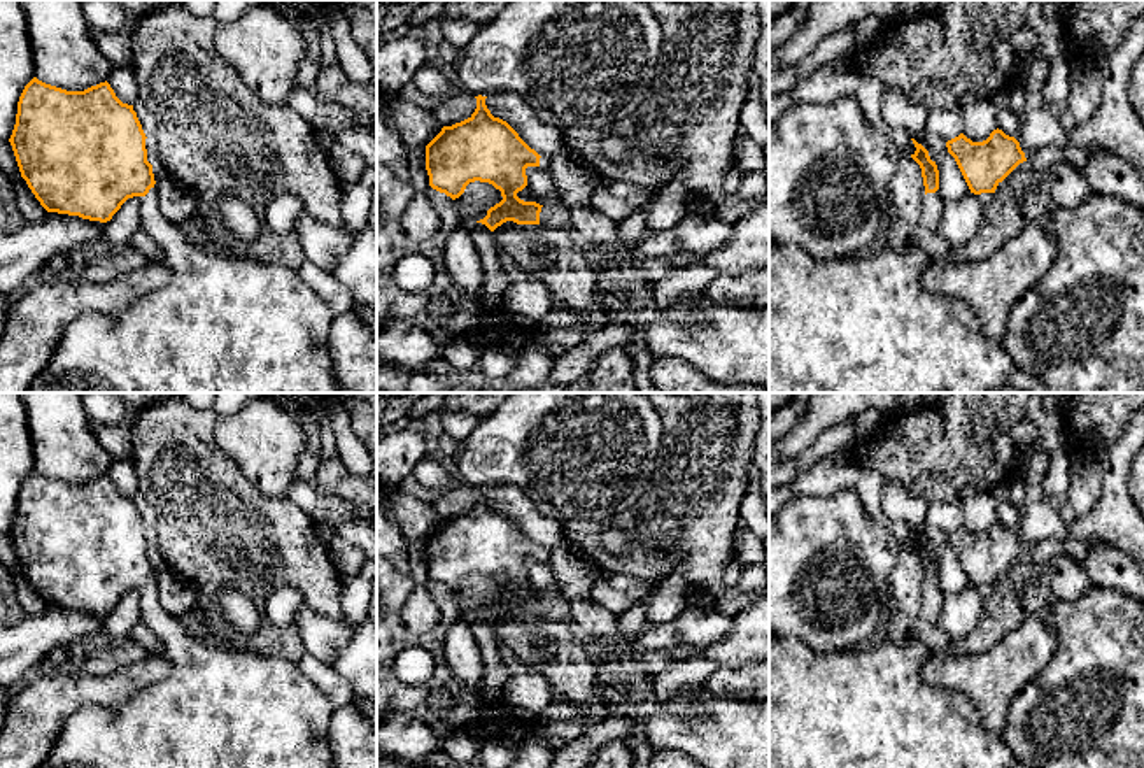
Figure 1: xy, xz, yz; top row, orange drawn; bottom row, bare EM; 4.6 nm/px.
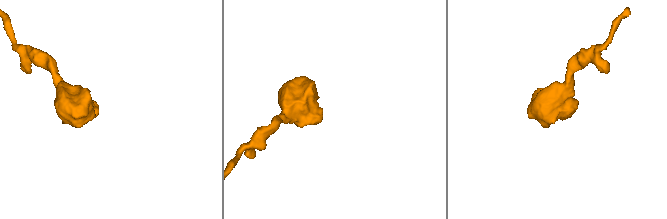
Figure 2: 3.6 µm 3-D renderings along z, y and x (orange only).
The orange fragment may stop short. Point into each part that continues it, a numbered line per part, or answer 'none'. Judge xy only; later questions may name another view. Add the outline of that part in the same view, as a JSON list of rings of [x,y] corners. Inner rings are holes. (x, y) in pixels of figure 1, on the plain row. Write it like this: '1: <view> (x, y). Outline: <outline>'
1: xy (219, 707). Outline: [[[156,580],[142,589],[140,612],[161,644],[159,656],[170,661],[170,673],[116,708],[88,707],[70,715],[39,768],[335,768],[328,740],[335,707],[298,663],[200,640],[184,619],[159,605]]]

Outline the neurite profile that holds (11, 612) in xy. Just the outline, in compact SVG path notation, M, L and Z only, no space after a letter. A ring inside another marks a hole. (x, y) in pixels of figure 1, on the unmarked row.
M0 561L0 628L16 626L25 617L14 577Z

